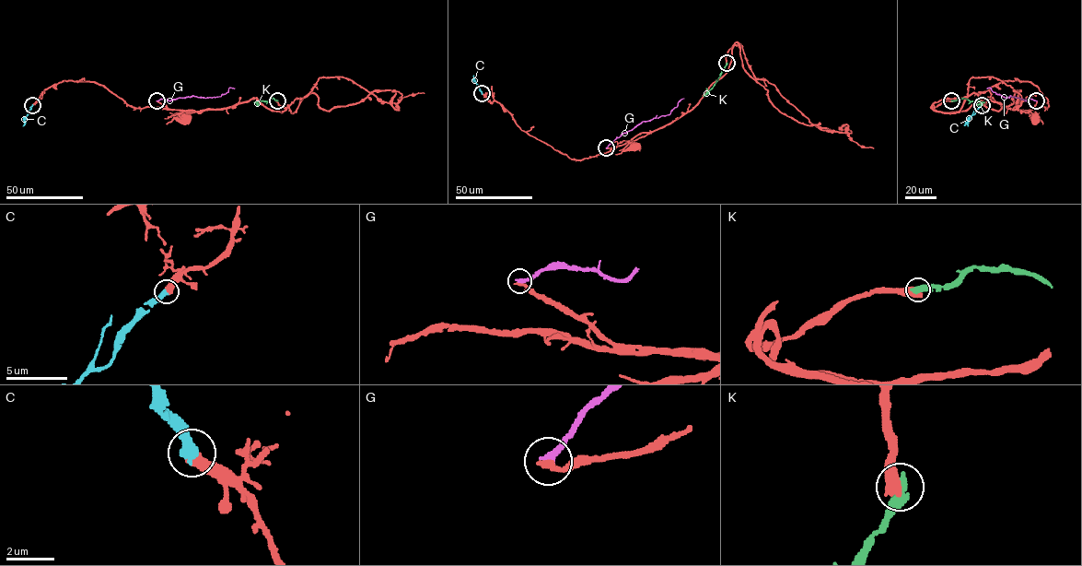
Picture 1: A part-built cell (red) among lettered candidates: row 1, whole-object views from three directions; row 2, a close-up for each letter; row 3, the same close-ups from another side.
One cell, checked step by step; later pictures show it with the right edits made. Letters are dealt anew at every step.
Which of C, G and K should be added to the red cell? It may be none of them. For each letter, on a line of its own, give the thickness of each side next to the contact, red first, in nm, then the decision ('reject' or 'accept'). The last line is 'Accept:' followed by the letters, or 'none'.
C: calibres 500 and 500 nm; accept
G: calibres 280 and 340 nm; reject
K: calibres 600 and 550 nm; reject
Accept: C

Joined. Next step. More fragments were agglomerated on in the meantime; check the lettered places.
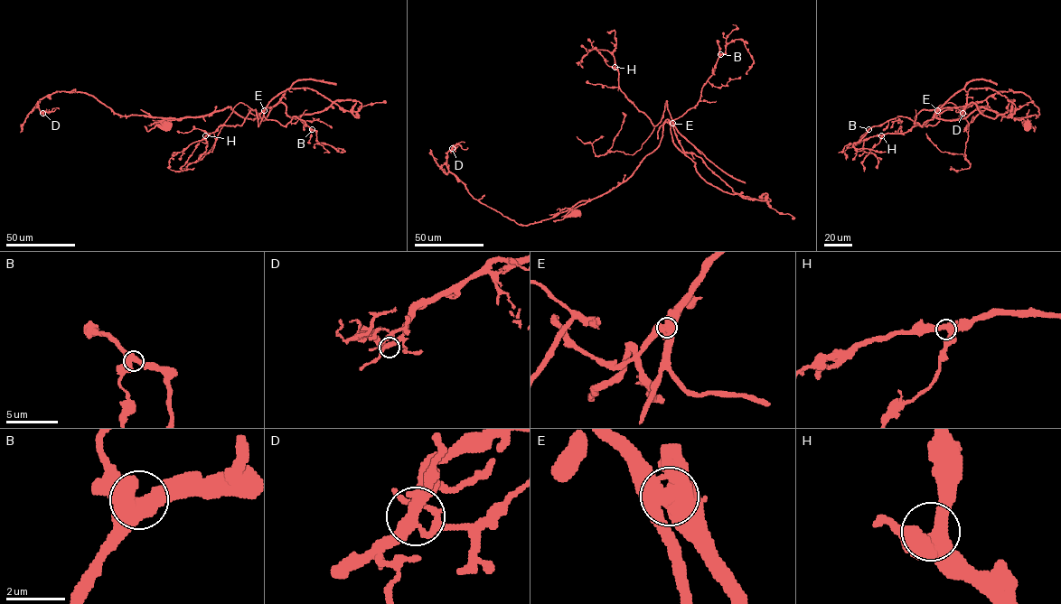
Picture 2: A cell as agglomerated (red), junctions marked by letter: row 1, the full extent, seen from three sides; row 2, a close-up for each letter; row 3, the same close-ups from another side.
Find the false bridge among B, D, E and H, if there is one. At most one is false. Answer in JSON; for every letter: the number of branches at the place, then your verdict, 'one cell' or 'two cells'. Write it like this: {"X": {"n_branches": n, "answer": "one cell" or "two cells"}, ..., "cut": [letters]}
{"B": {"n_branches": 3, "answer": "one cell"}, "D": {"n_branches": 4, "answer": "one cell"}, "E": {"n_branches": 4, "answer": "two cells"}, "H": {"n_branches": 3, "answer": "one cell"}, "cut": ["E"]}

